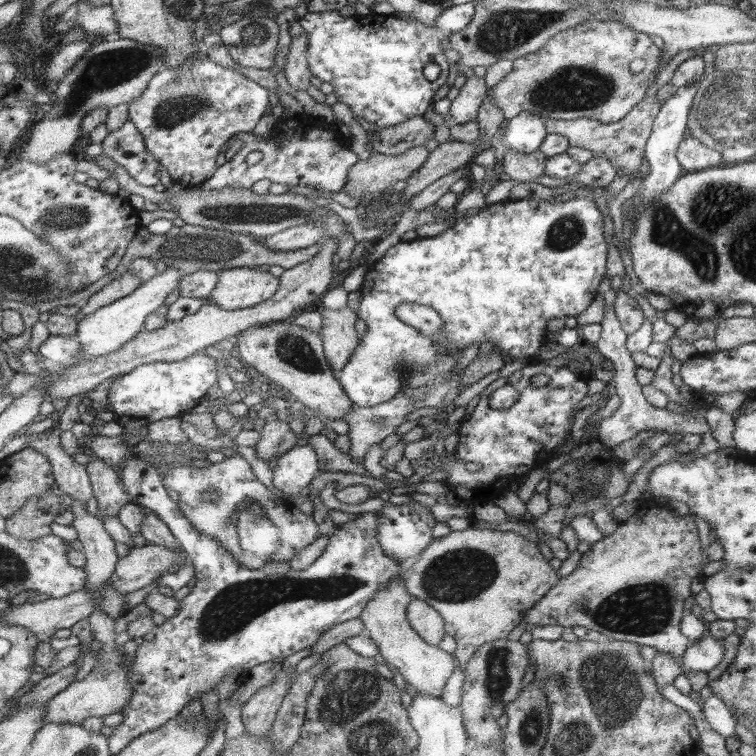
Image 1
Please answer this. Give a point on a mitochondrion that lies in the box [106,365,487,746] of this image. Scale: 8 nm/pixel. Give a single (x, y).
(232, 609)

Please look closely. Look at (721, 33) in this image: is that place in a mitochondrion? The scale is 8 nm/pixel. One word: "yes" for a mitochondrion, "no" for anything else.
no

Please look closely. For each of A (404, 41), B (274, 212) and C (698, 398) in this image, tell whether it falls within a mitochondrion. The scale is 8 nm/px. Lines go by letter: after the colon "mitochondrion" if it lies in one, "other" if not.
A: other
B: mitochondrion
C: other

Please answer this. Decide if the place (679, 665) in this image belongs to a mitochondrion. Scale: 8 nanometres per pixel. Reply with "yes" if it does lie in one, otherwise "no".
no

